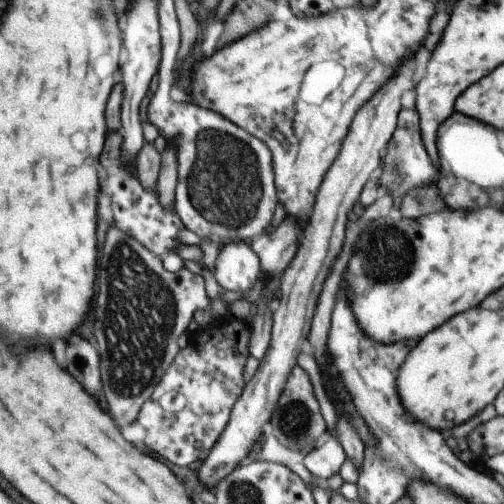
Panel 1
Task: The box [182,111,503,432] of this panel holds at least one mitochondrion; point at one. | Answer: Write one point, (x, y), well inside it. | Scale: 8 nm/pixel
(224, 185)

